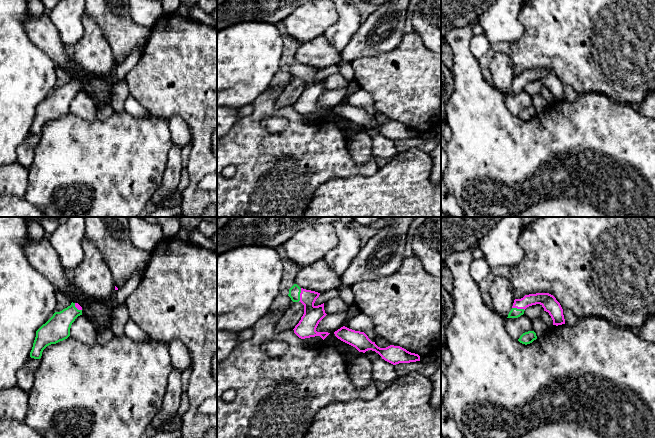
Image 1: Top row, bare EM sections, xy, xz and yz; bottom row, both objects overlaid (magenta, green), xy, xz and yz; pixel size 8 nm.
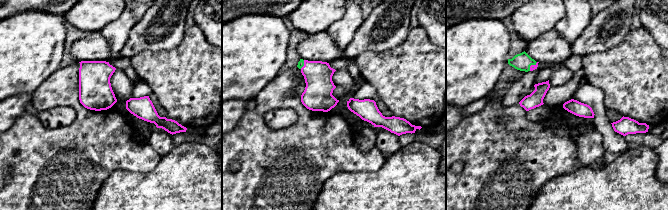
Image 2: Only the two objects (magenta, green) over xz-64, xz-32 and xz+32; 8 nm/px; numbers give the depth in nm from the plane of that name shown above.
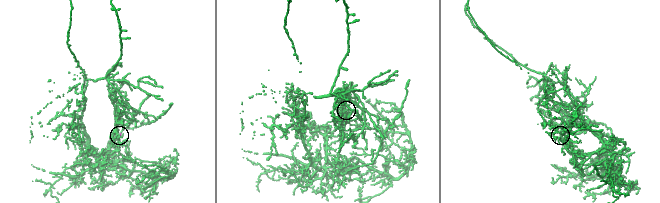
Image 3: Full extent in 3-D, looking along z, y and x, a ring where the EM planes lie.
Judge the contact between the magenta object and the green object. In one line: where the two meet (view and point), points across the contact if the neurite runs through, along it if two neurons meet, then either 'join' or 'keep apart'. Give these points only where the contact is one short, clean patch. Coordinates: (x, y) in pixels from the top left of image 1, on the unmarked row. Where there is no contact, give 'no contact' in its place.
meets magenta in xz at (300, 71); runs through xz (312, 91), (309, 80), (300, 71), (294, 68); join

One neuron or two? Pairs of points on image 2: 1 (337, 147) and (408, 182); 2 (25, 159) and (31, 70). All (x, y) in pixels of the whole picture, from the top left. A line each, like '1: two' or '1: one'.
1: two
2: two

